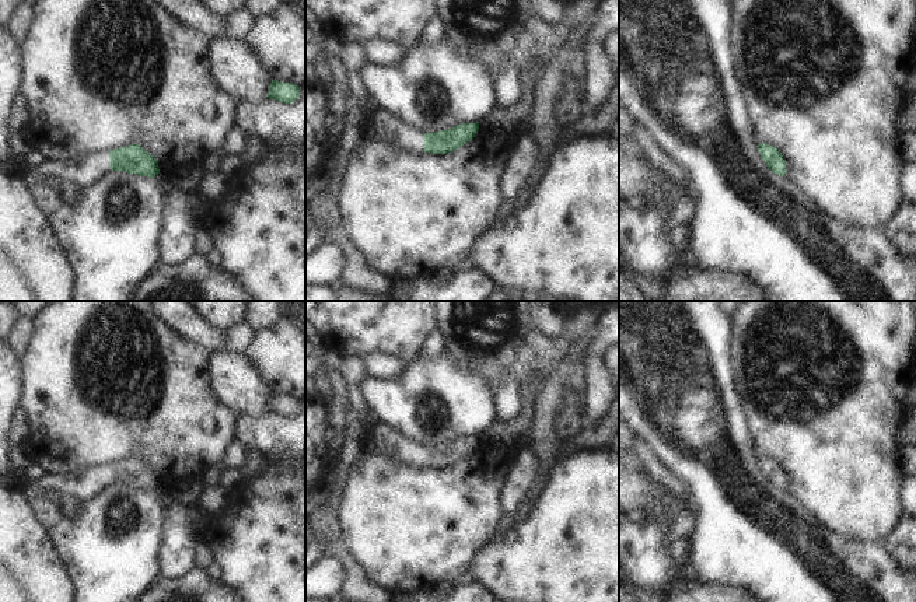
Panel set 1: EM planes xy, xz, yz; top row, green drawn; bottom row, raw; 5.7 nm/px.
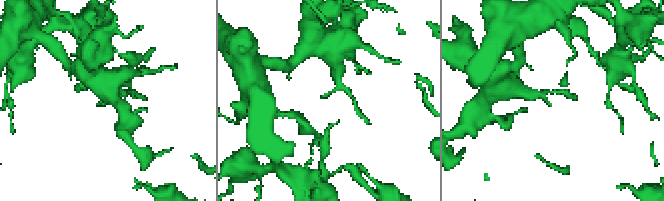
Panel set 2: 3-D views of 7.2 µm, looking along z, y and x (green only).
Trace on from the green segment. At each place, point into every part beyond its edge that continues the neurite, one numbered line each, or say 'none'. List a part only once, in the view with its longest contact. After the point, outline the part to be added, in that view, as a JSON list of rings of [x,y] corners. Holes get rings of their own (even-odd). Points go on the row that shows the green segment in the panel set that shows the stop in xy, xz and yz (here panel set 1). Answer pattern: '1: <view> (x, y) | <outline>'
1: xz (383, 126) | [[[381,109],[368,120],[360,140],[380,140],[415,154],[433,154],[423,150],[423,132],[420,129],[408,126]]]

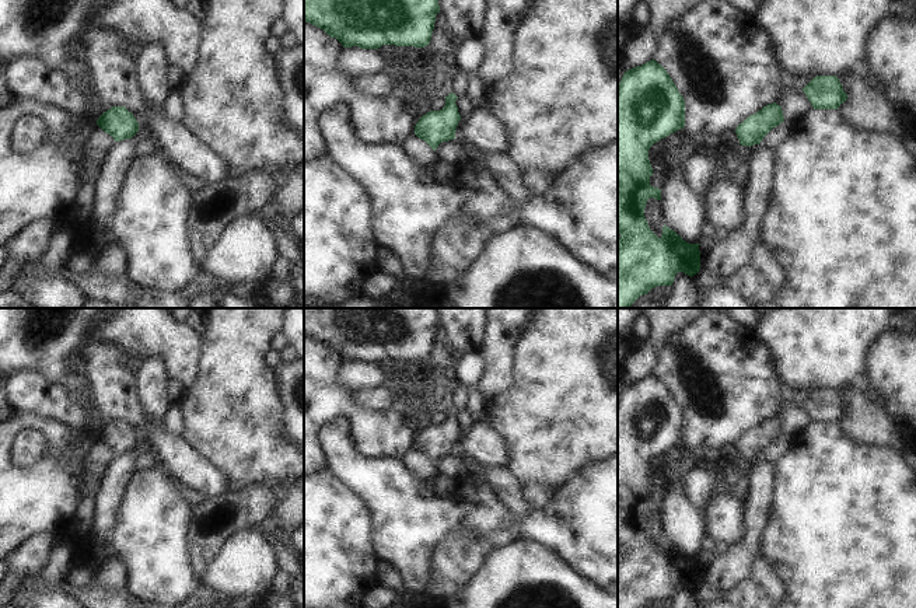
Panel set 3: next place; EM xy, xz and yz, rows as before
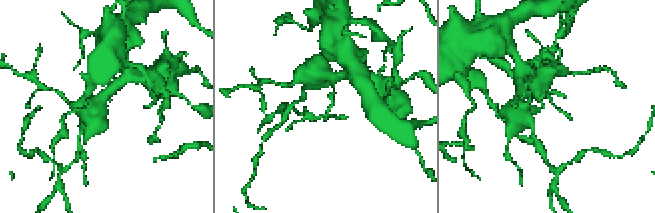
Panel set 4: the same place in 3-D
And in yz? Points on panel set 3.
none

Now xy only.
none

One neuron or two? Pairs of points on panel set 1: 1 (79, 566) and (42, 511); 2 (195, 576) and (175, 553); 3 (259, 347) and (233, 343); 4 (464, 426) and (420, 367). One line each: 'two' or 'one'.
1: one
2: two
3: two
4: one

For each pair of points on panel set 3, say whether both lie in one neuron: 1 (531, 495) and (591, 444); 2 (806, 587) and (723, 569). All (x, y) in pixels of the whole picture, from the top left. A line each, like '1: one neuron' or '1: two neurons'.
1: two neurons
2: two neurons

